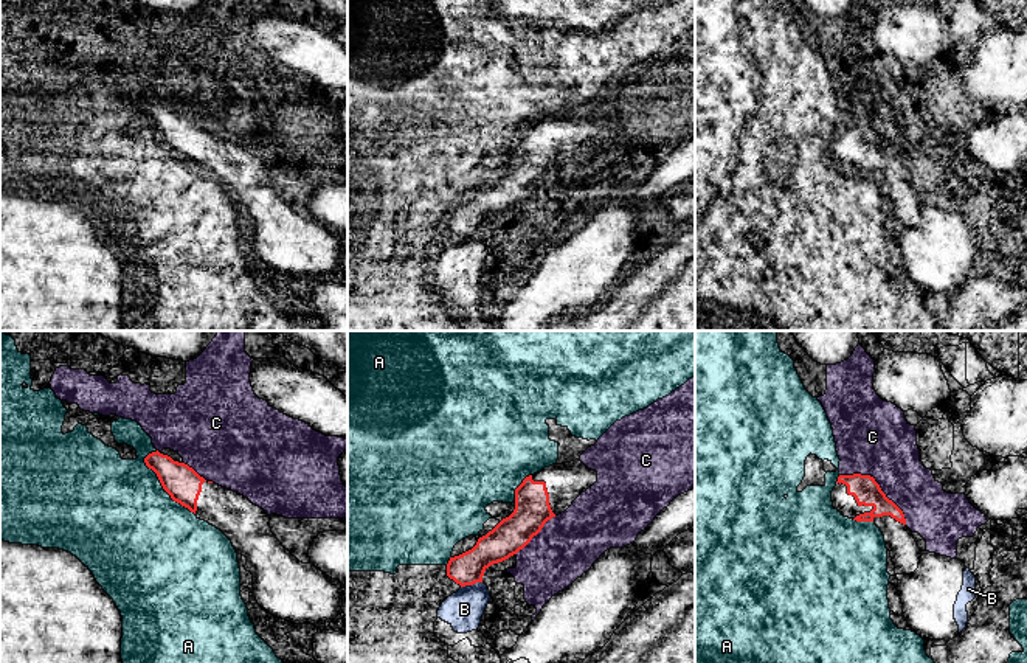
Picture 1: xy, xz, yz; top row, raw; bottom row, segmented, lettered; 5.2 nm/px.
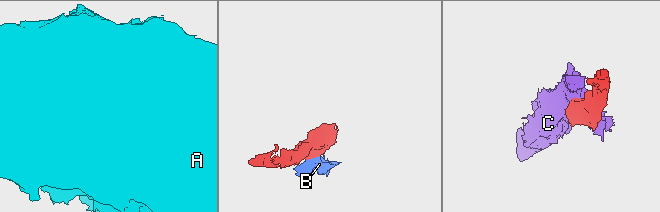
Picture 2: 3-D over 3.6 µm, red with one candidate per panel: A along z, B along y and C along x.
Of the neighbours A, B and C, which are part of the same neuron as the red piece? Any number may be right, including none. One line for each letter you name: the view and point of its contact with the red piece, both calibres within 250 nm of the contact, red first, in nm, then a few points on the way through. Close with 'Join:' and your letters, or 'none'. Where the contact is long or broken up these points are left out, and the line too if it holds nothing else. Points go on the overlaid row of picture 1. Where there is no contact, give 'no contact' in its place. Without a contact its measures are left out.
Join: none

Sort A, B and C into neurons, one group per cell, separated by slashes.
A / B / C

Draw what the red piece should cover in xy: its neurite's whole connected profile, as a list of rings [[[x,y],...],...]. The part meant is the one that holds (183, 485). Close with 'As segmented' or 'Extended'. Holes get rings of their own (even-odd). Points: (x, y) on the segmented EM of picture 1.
[[[158,450],[149,453],[144,463],[157,474],[174,502],[220,529],[231,540],[236,553],[247,557],[245,570],[253,574],[253,595],[262,609],[289,623],[316,627],[329,627],[338,616],[346,587],[326,576],[313,564],[299,562],[285,550],[271,533],[270,515],[262,508],[231,489],[206,481],[188,464],[174,461]]]. Extended

